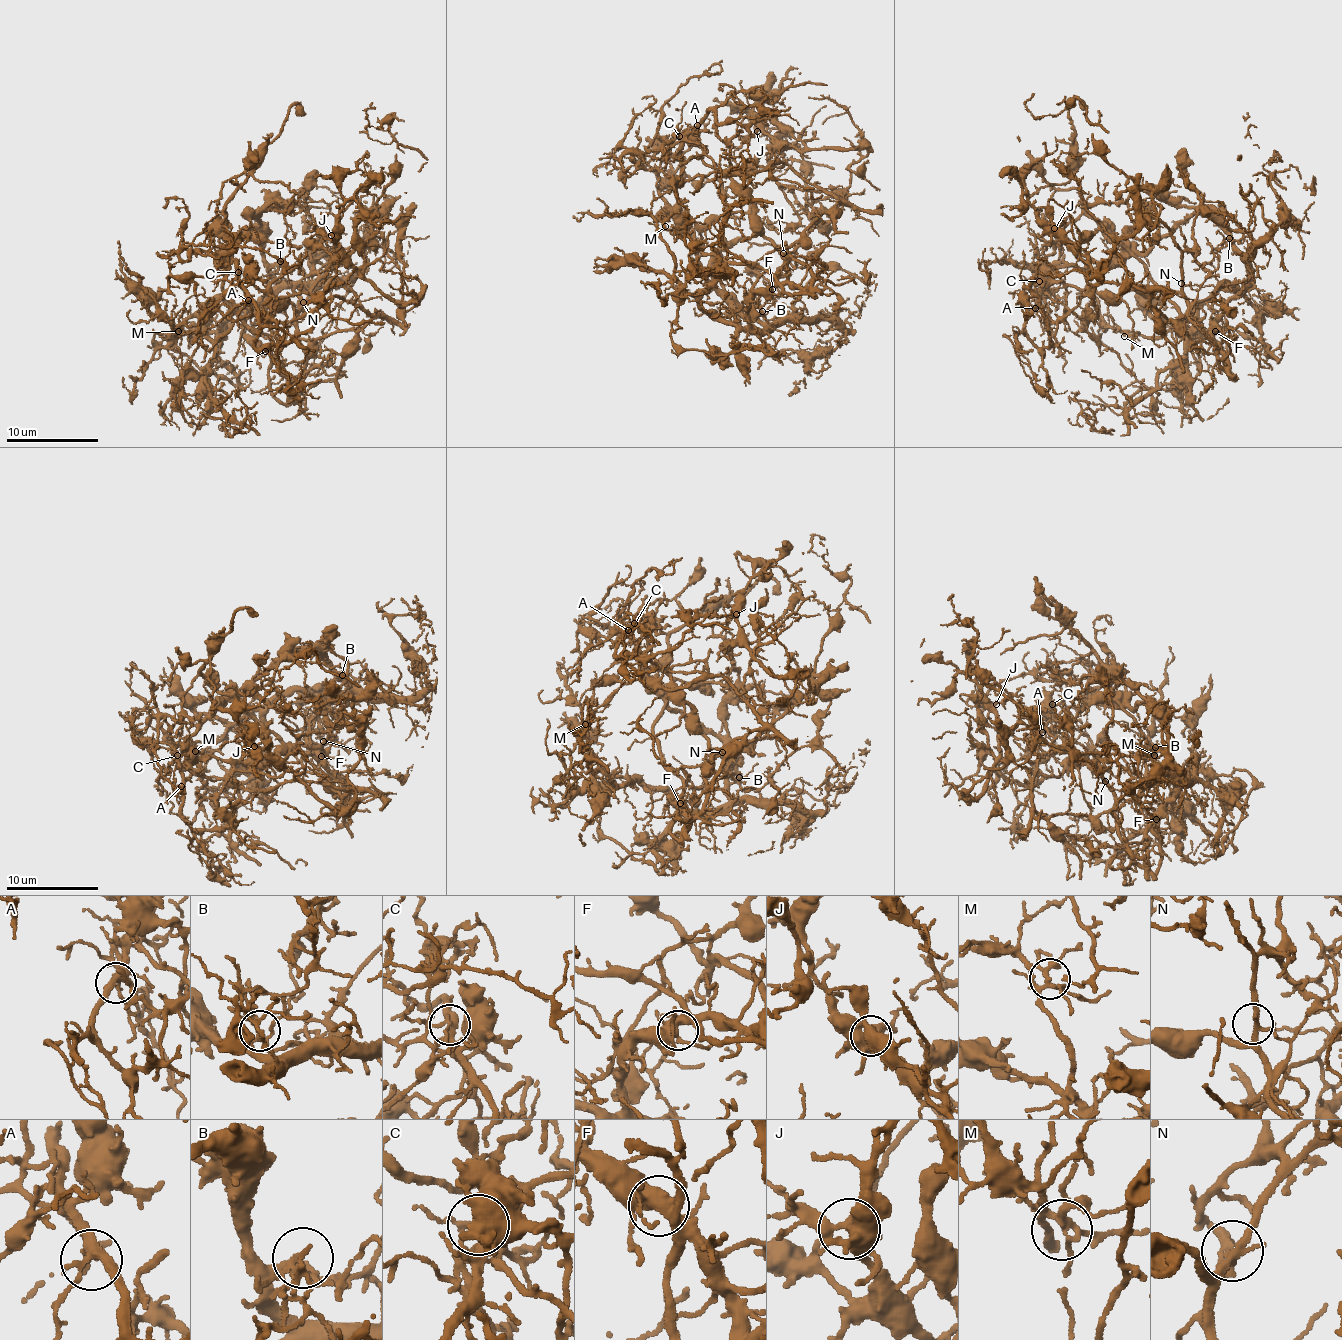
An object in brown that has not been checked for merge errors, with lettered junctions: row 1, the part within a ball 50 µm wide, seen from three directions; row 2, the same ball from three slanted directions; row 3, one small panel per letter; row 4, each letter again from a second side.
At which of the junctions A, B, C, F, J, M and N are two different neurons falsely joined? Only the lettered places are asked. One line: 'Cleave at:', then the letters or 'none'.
Cleave at: C

